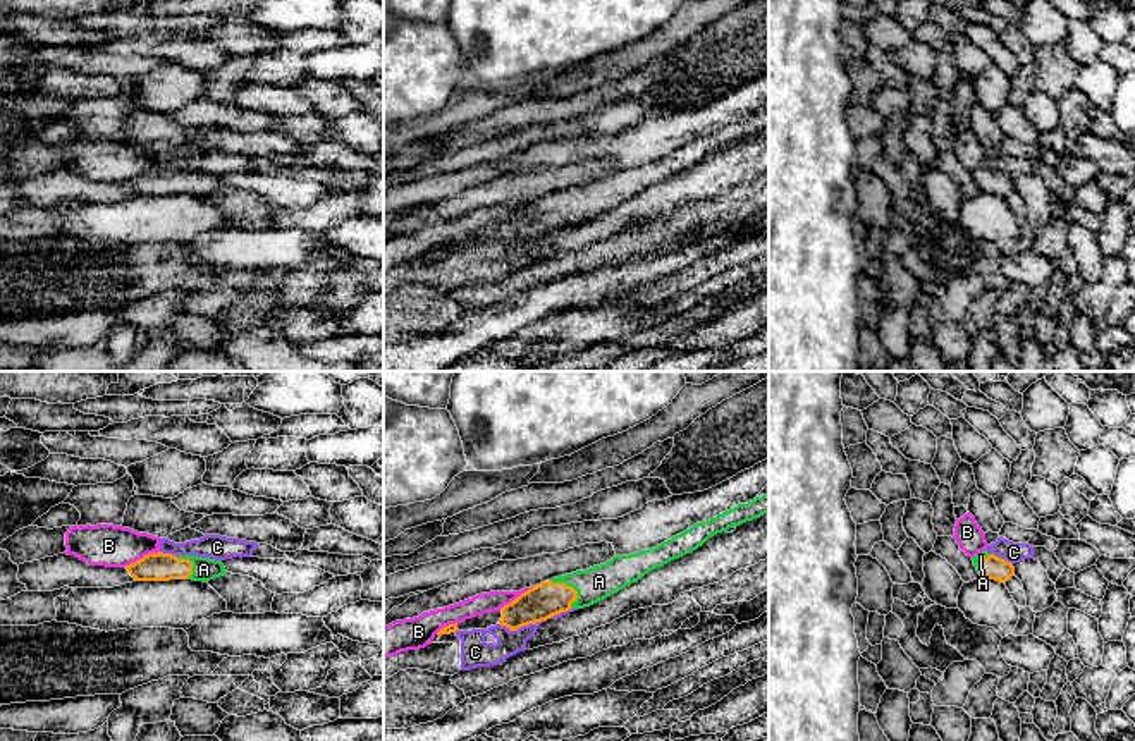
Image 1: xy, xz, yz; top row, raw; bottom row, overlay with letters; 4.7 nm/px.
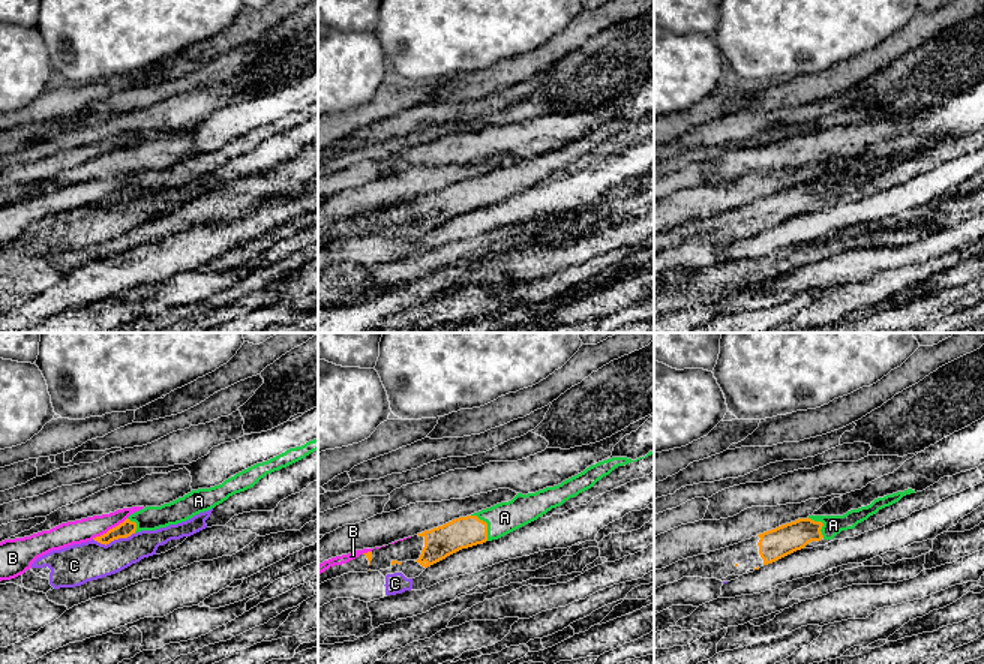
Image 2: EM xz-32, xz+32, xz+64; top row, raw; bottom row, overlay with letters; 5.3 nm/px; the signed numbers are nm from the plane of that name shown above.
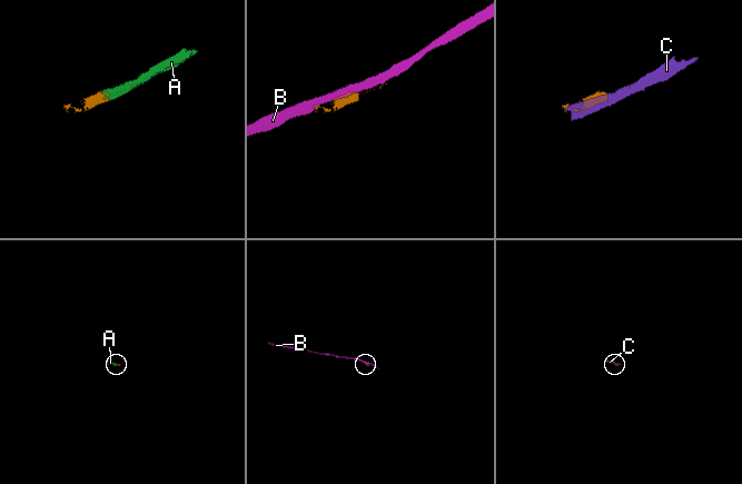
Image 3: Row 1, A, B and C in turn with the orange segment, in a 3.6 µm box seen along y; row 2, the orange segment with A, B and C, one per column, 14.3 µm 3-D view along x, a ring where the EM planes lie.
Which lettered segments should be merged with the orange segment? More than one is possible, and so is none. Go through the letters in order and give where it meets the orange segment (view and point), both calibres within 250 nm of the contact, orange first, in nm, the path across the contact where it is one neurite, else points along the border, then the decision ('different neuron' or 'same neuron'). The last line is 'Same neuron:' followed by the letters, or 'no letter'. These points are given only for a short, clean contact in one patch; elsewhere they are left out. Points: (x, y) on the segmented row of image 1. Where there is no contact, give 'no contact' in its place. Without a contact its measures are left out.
A: contact xz (570, 587); calibres 160 and 160 nm; same neuron
B: contact xy (143, 557); calibres 130 and 190 nm; different neuron
C: contact xz (521, 626); calibres 160 and 140 nm; border xz (544, 619), (515, 630), (499, 624); different neuron
Same neuron: A

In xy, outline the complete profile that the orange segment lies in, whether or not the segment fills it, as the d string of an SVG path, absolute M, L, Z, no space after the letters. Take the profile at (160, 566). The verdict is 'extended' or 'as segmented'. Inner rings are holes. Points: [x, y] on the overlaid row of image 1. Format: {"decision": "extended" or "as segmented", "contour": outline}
{"decision": "extended", "contour": "M148 554L143 559L126 566L136 581L170 581L193 579L210 581L225 576L222 560L198 555Z"}

